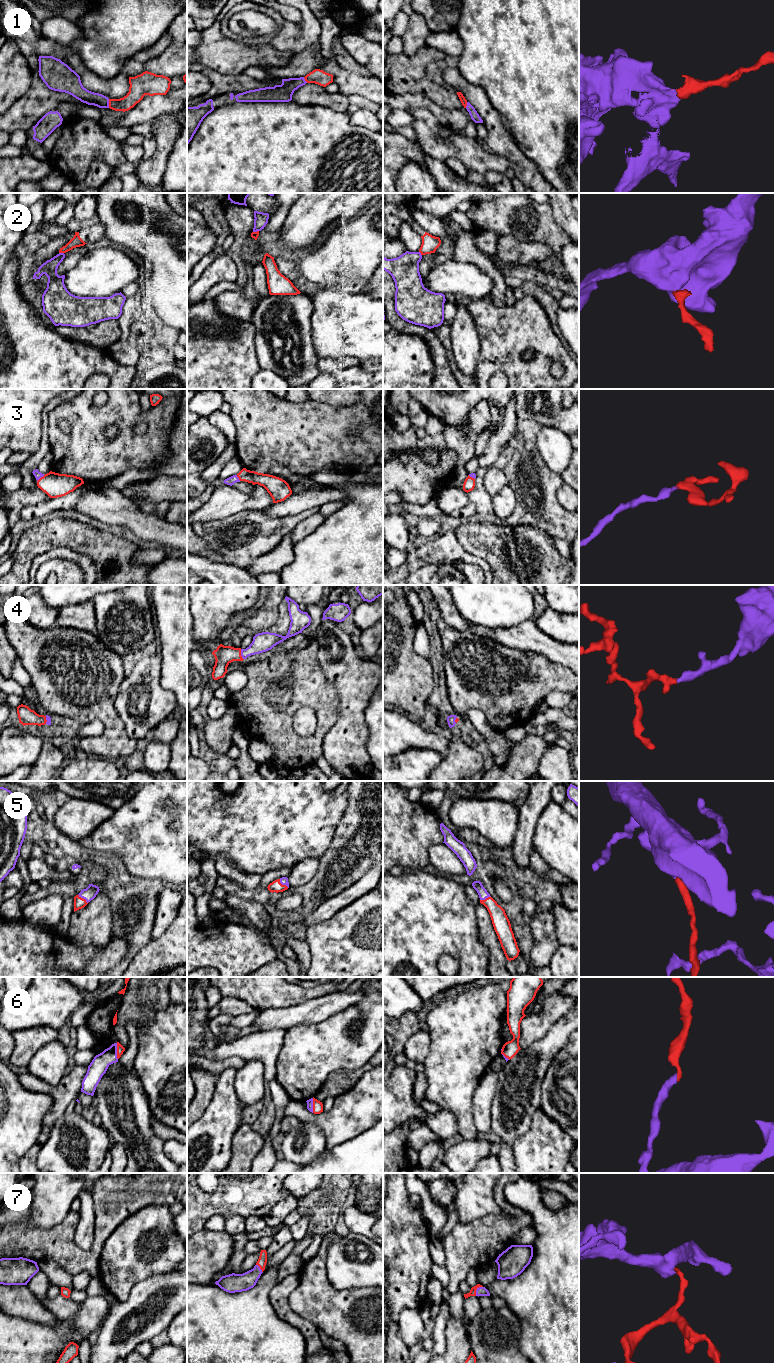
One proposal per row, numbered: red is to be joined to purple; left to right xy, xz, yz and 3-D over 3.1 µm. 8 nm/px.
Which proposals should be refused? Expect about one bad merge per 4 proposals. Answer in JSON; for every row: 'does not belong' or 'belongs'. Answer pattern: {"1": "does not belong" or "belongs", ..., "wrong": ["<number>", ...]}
{"1": "belongs", "2": "does not belong", "3": "belongs", "4": "belongs", "5": "belongs", "6": "belongs", "7": "belongs", "wrong": ["2"]}

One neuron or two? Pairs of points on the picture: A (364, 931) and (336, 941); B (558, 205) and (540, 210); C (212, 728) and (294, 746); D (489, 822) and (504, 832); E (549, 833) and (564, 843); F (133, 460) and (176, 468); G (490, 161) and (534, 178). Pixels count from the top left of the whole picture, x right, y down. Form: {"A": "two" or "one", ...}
{"A": "one", "B": "two", "C": "two", "D": "one", "E": "one", "F": "two", "G": "two"}

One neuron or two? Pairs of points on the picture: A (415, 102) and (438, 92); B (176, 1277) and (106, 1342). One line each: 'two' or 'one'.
A: two
B: one

